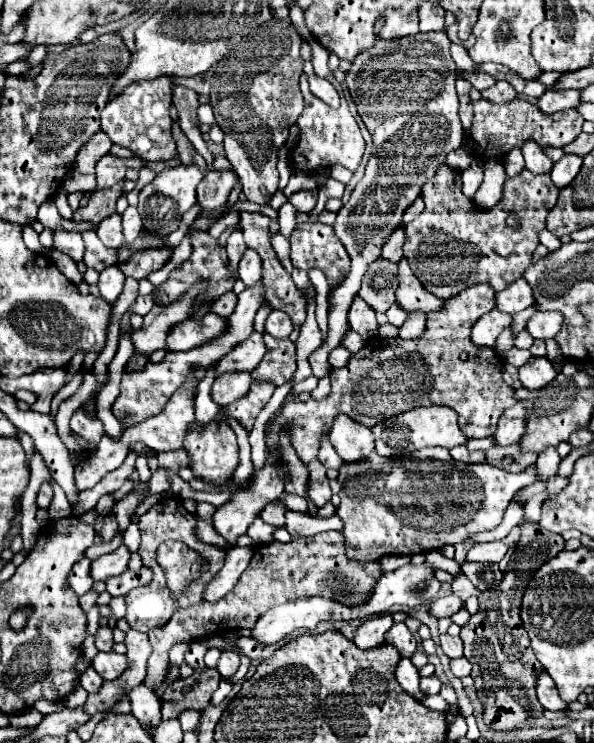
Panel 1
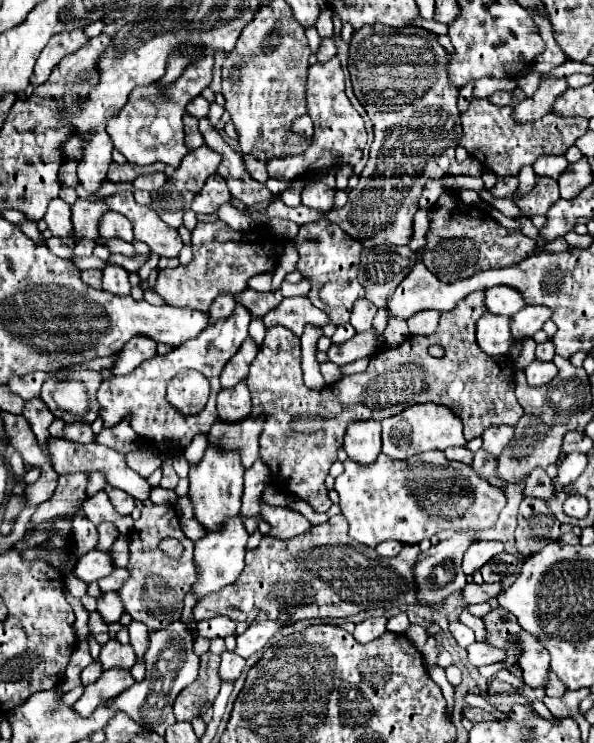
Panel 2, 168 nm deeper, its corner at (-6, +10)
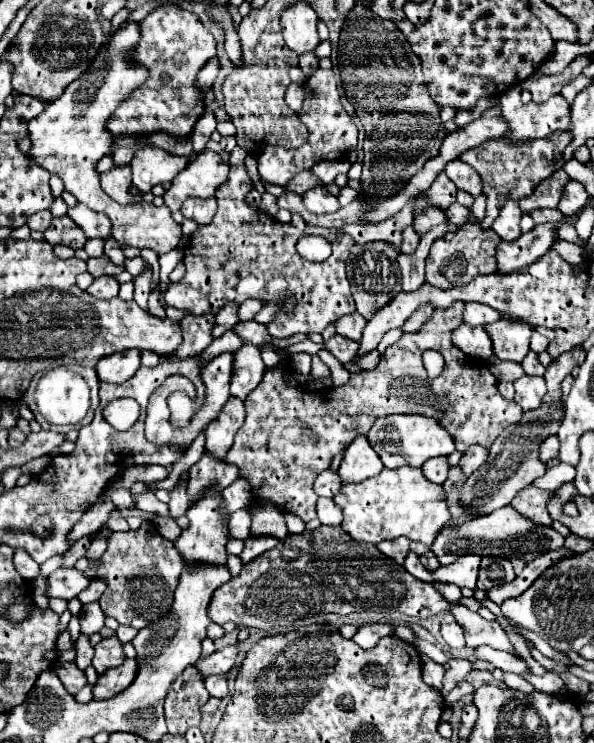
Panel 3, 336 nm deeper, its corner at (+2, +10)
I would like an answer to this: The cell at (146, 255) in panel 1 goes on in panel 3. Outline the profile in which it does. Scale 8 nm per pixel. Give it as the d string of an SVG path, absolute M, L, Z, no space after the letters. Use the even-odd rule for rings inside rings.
M101 255L101 257L95 257L95 259L87 259L87 271L93 277L101 277L101 275L113 275L113 277L117 277L123 269L125 267L115 265L107 255Z

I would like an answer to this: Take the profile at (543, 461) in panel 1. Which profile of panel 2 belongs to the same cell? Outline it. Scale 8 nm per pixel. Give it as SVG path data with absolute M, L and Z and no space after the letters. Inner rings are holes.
M535 469L527 479L525 479L525 497L539 497L539 499L549 499L553 497L553 479L543 471Z

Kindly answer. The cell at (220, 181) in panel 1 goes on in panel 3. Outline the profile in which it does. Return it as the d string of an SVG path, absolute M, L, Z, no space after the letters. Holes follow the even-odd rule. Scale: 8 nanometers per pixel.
M189 197L183 207L181 207L181 213L189 219L195 219L197 223L209 223L213 219L213 213L217 209L217 201L215 197Z

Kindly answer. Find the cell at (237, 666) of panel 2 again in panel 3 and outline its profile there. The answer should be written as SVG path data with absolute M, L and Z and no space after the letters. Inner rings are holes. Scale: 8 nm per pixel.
M209 675L205 679L205 687L211 697L223 699L227 695L227 675Z

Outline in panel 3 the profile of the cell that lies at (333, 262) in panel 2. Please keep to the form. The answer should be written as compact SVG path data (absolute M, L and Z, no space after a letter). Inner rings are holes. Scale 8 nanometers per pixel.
M235 147L231 151L231 159L229 159L229 177L225 183L221 183L217 187L217 213L213 217L213 221L209 225L199 225L199 229L191 235L191 241L185 249L185 265L187 265L187 273L179 283L171 283L167 287L167 305L177 307L181 311L189 311L191 315L205 315L205 313L217 313L217 309L221 309L221 305L225 305L225 301L237 301L243 303L247 297L255 297L261 301L279 301L283 303L287 293L295 293L297 295L297 307L291 315L283 313L283 309L277 313L277 317L267 325L269 333L273 337L289 337L293 333L321 333L331 321L337 321L339 317L353 313L355 305L353 305L353 297L351 297L351 289L349 289L349 281L345 275L345 259L349 257L349 249L355 245L355 241L345 235L343 231L335 231L335 229L325 229L323 237L329 239L329 243L333 245L333 253L327 261L323 263L311 263L307 259L303 259L297 251L295 251L295 243L297 239L303 235L299 229L293 227L290 223L281 223L273 221L267 213L251 207L245 203L245 195L247 191L253 187L251 179L245 173L245 157L249 153L245 153L245 149Z

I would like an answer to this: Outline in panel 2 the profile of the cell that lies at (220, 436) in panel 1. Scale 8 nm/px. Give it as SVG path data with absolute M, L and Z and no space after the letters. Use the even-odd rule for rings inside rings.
M209 447L205 451L203 461L189 471L189 499L193 501L193 513L205 533L221 531L223 523L229 517L235 517L241 507L243 495L243 473L239 453L237 451L221 451L217 447Z

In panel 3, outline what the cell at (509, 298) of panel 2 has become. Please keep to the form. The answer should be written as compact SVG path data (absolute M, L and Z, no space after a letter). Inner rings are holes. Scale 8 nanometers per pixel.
M475 301L467 303L465 313L463 313L463 319L469 325L487 325L487 323L497 321L497 317L501 317L501 313L497 313L497 309L483 305L483 303L475 303Z

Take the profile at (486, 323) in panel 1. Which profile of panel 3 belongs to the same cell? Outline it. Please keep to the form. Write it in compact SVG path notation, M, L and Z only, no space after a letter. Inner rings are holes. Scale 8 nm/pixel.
M463 323L453 331L453 343L473 359L487 361L493 357L493 341L483 327L471 327Z

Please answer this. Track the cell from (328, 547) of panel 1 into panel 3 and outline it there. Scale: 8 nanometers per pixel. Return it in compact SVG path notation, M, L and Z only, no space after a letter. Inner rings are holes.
M321 525L315 531L307 529L301 535L289 533L285 539L279 541L277 547L273 547L273 549L261 553L259 557L255 557L253 561L245 563L237 577L227 581L213 593L207 611L209 611L209 617L213 619L213 623L219 623L219 625L233 621L235 625L271 631L281 625L291 625L293 621L299 621L307 615L317 615L317 613L349 615L349 609L355 609L355 607L357 609L381 609L385 605L389 605L389 607L401 605L401 613L421 619L427 619L445 609L451 609L457 623L465 631L467 647L489 645L493 649L517 655L513 643L509 641L507 633L503 631L503 627L497 621L487 621L487 619L479 617L477 613L469 611L467 607L447 603L431 583L425 583L425 581L413 577L411 573L407 573L401 565L397 565L395 561L385 557L375 545L365 545L363 541L353 541L351 537L345 537L345 533L341 533L341 527L329 527L329 525Z

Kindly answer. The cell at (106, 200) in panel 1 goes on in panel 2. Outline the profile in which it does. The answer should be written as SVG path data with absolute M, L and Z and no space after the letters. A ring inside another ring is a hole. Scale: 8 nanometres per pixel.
M77 199L77 203L71 207L73 215L73 237L75 239L99 239L97 233L97 225L99 219L105 211L109 211L103 201L85 201L85 199Z

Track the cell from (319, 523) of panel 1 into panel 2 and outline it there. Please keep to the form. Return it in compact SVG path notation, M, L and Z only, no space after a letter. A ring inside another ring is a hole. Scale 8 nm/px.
M261 501L261 513L263 513L263 519L271 527L267 533L271 537L291 539L291 537L297 537L299 533L305 533L305 529L309 529L309 521L293 509L269 507L265 505L265 501Z

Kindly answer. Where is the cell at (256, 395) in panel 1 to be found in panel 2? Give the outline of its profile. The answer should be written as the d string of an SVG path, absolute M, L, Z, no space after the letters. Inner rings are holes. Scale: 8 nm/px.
M247 417L245 421L239 421L239 423L221 423L217 421L211 431L209 431L209 445L217 445L219 449L233 449L233 451L239 451L241 455L241 465L245 469L249 469L257 459L259 459L259 435L261 435L261 429L263 429L263 419L253 419L253 417Z

